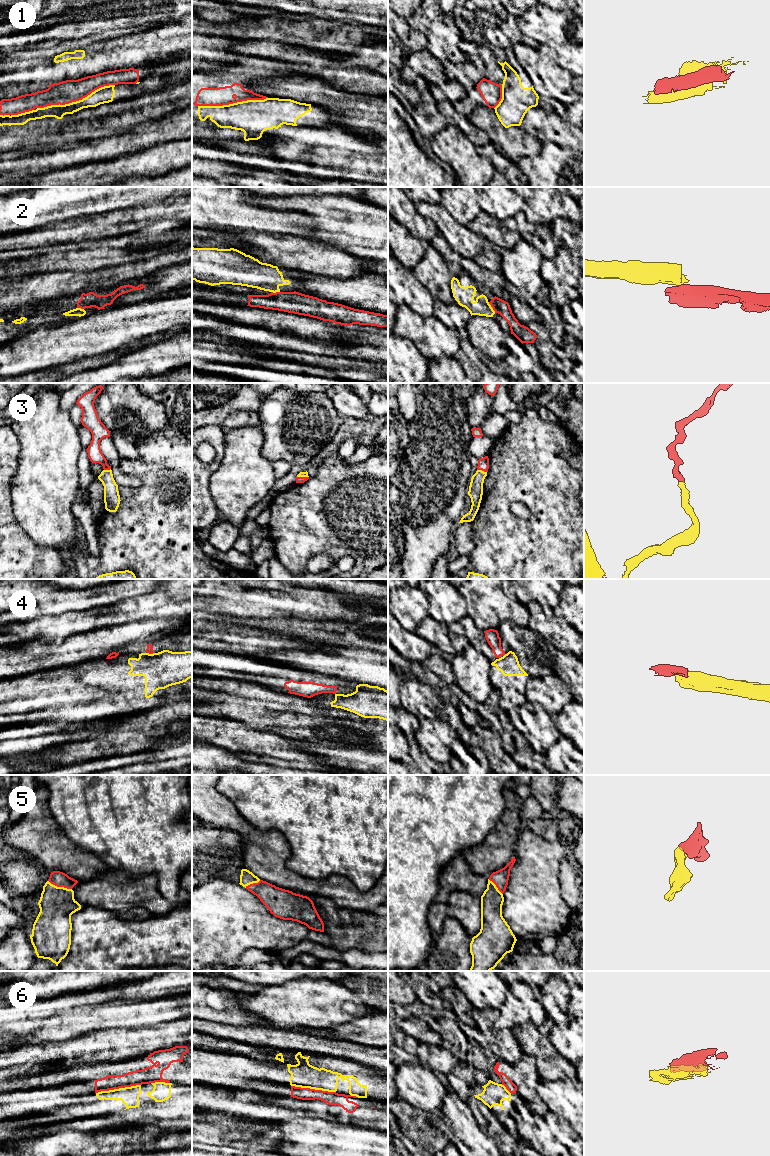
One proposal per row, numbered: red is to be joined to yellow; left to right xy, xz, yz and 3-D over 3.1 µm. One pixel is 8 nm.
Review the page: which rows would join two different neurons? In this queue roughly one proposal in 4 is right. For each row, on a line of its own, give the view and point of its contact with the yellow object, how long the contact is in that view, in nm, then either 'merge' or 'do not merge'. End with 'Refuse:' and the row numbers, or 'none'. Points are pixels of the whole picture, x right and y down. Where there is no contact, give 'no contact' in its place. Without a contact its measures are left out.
1: xy (76, 101) | 650 nm | do not merge
2: yz (491, 307) | 110 nm | do not merge
3: yz (481, 470) | 80 nm | merge
4: yz (504, 655) | 30 nm | do not merge
5: xy (60, 887) | 200 nm | merge
6: xy (119, 1088) | 360 nm | do not merge
Refuse: 1, 2, 4, 6

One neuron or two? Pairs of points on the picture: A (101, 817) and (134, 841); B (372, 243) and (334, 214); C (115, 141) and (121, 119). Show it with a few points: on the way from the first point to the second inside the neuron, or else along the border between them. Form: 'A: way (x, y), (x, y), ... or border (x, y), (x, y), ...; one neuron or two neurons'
A: way (109, 820), (126, 833); one neuron
B: way (363, 234), (351, 222), (343, 218); one neuron
C: border (136, 128), (95, 138); two neurons

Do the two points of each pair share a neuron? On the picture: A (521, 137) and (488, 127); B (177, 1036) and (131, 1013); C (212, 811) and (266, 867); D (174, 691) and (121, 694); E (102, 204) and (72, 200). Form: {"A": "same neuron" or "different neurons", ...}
{"A": "same neuron", "B": "different neurons", "C": "same neuron", "D": "different neurons", "E": "same neuron"}

